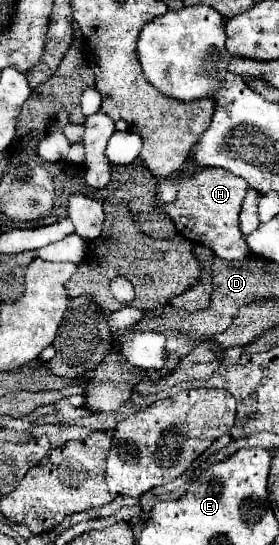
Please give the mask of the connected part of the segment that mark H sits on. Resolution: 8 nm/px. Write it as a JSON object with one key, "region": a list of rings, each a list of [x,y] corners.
{"region":[[[202,168],[192,174],[192,178],[178,176],[174,180],[178,188],[178,198],[172,204],[164,206],[164,212],[172,218],[176,230],[194,244],[208,246],[222,260],[244,260],[250,256],[250,248],[240,232],[238,214],[242,200],[248,192],[248,184],[244,178],[228,174],[228,170]]]}

